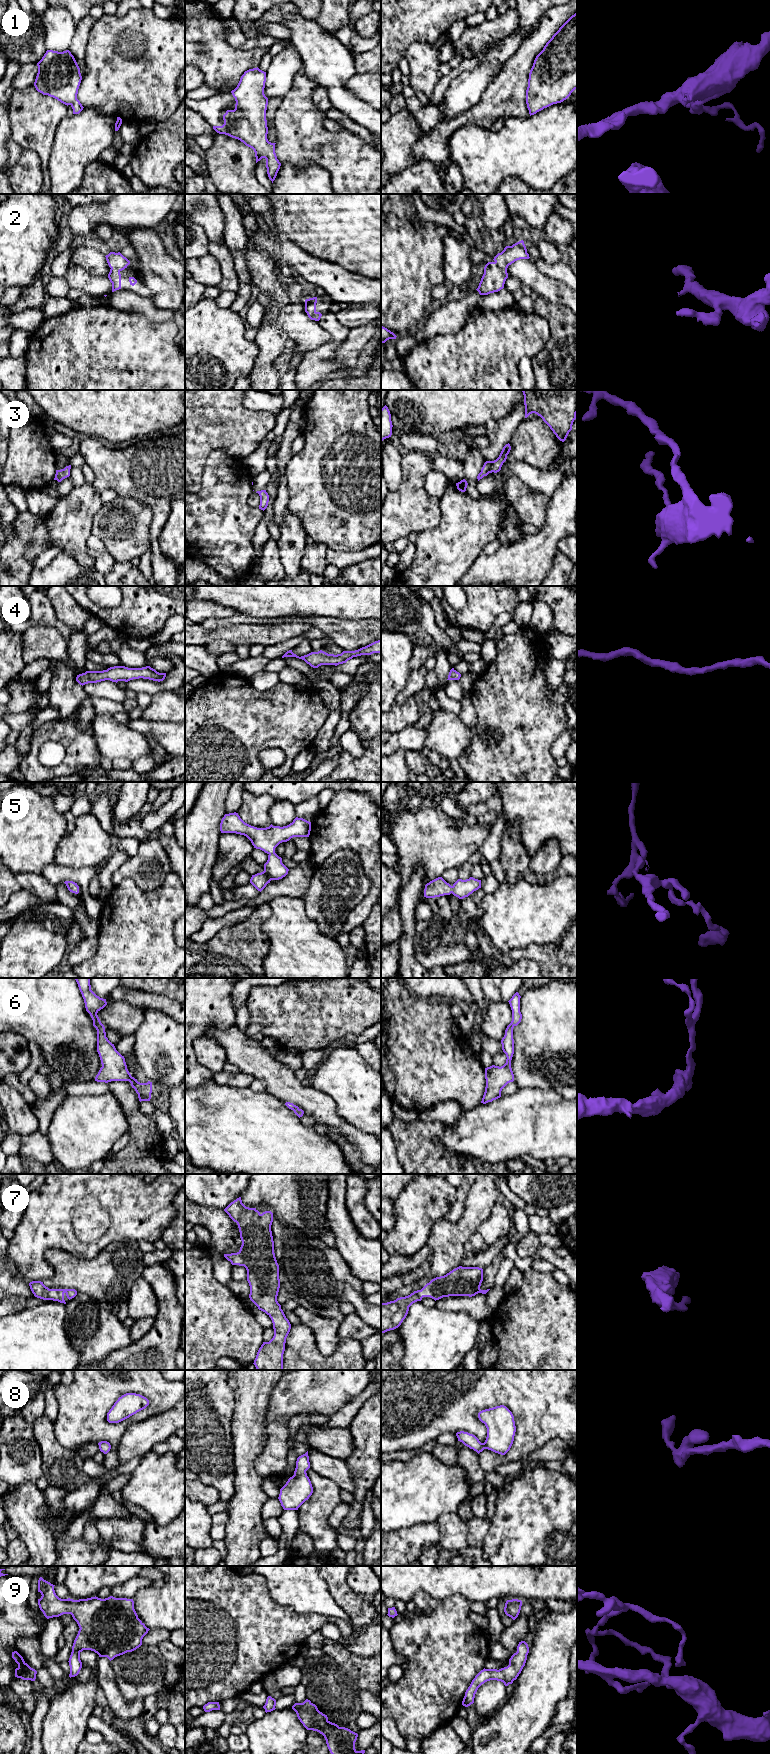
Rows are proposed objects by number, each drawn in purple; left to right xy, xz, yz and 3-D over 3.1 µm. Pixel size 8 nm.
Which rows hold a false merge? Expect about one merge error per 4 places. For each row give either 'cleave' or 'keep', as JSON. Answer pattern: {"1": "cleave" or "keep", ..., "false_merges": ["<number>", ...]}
{"1": "keep", "2": "keep", "3": "keep", "4": "keep", "5": "keep", "6": "keep", "7": "keep", "8": "keep", "9": "keep", "false_merges": []}

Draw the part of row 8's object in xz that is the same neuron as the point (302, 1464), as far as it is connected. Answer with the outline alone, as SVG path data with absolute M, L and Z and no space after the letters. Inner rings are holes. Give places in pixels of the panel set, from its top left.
M308 1451L296 1461L294 1475L280 1489L279 1501L284 1510L298 1510L313 1493L306 1471L310 1468Z

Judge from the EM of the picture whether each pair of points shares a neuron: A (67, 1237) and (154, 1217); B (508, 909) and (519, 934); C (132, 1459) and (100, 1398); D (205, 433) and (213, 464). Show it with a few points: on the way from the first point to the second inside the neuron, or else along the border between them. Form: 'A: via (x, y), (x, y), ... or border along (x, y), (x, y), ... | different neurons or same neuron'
A: via (89, 1247), (99, 1245), (132, 1217) | same neuron
B: via (514, 915), (519, 920), (519, 928) | same neuron
C: border along (138, 1421), (131, 1424), (121, 1437), (117, 1460) | different neurons
D: border along (233, 456), (215, 449), (201, 476) | different neurons

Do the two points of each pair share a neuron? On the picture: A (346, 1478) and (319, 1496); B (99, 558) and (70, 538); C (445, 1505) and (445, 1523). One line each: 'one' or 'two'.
A: two
B: two
C: two

